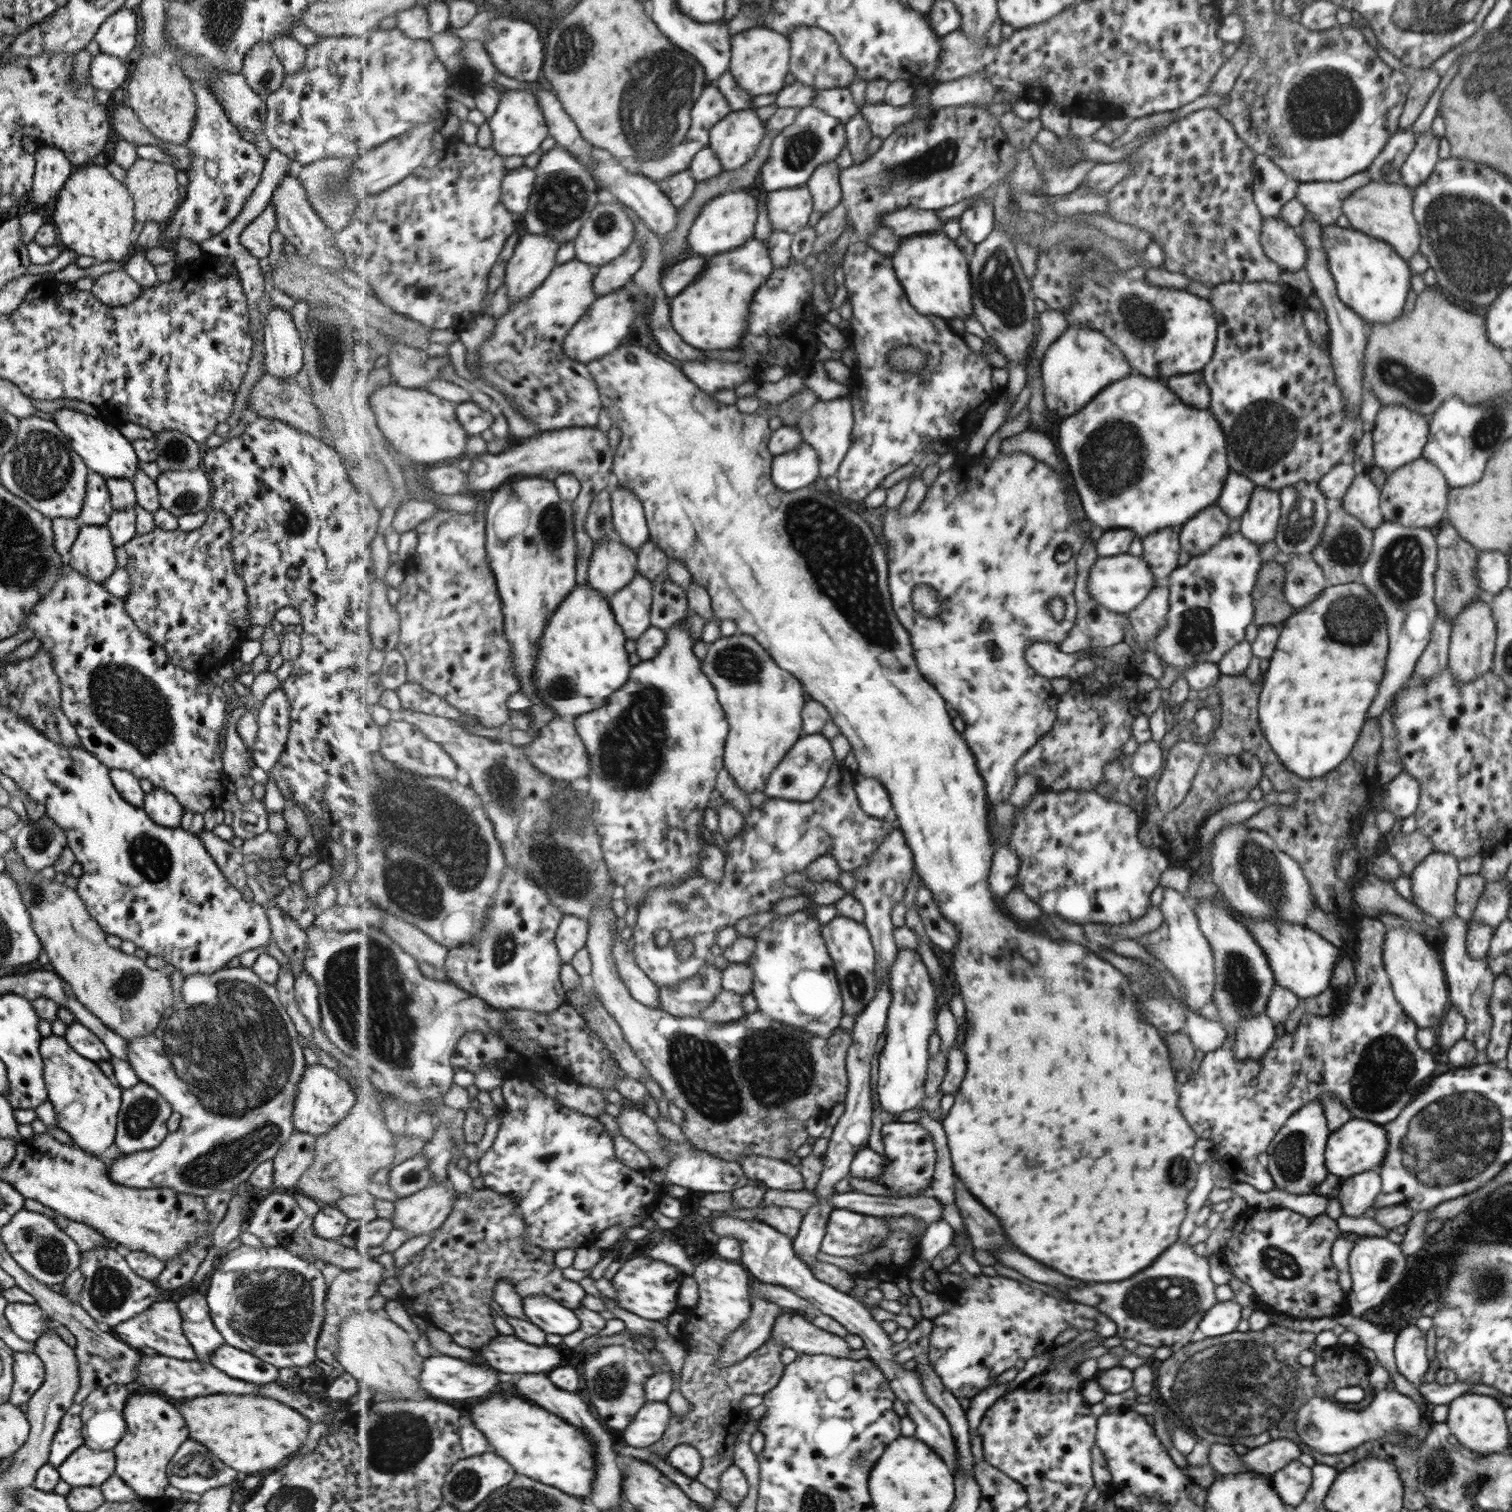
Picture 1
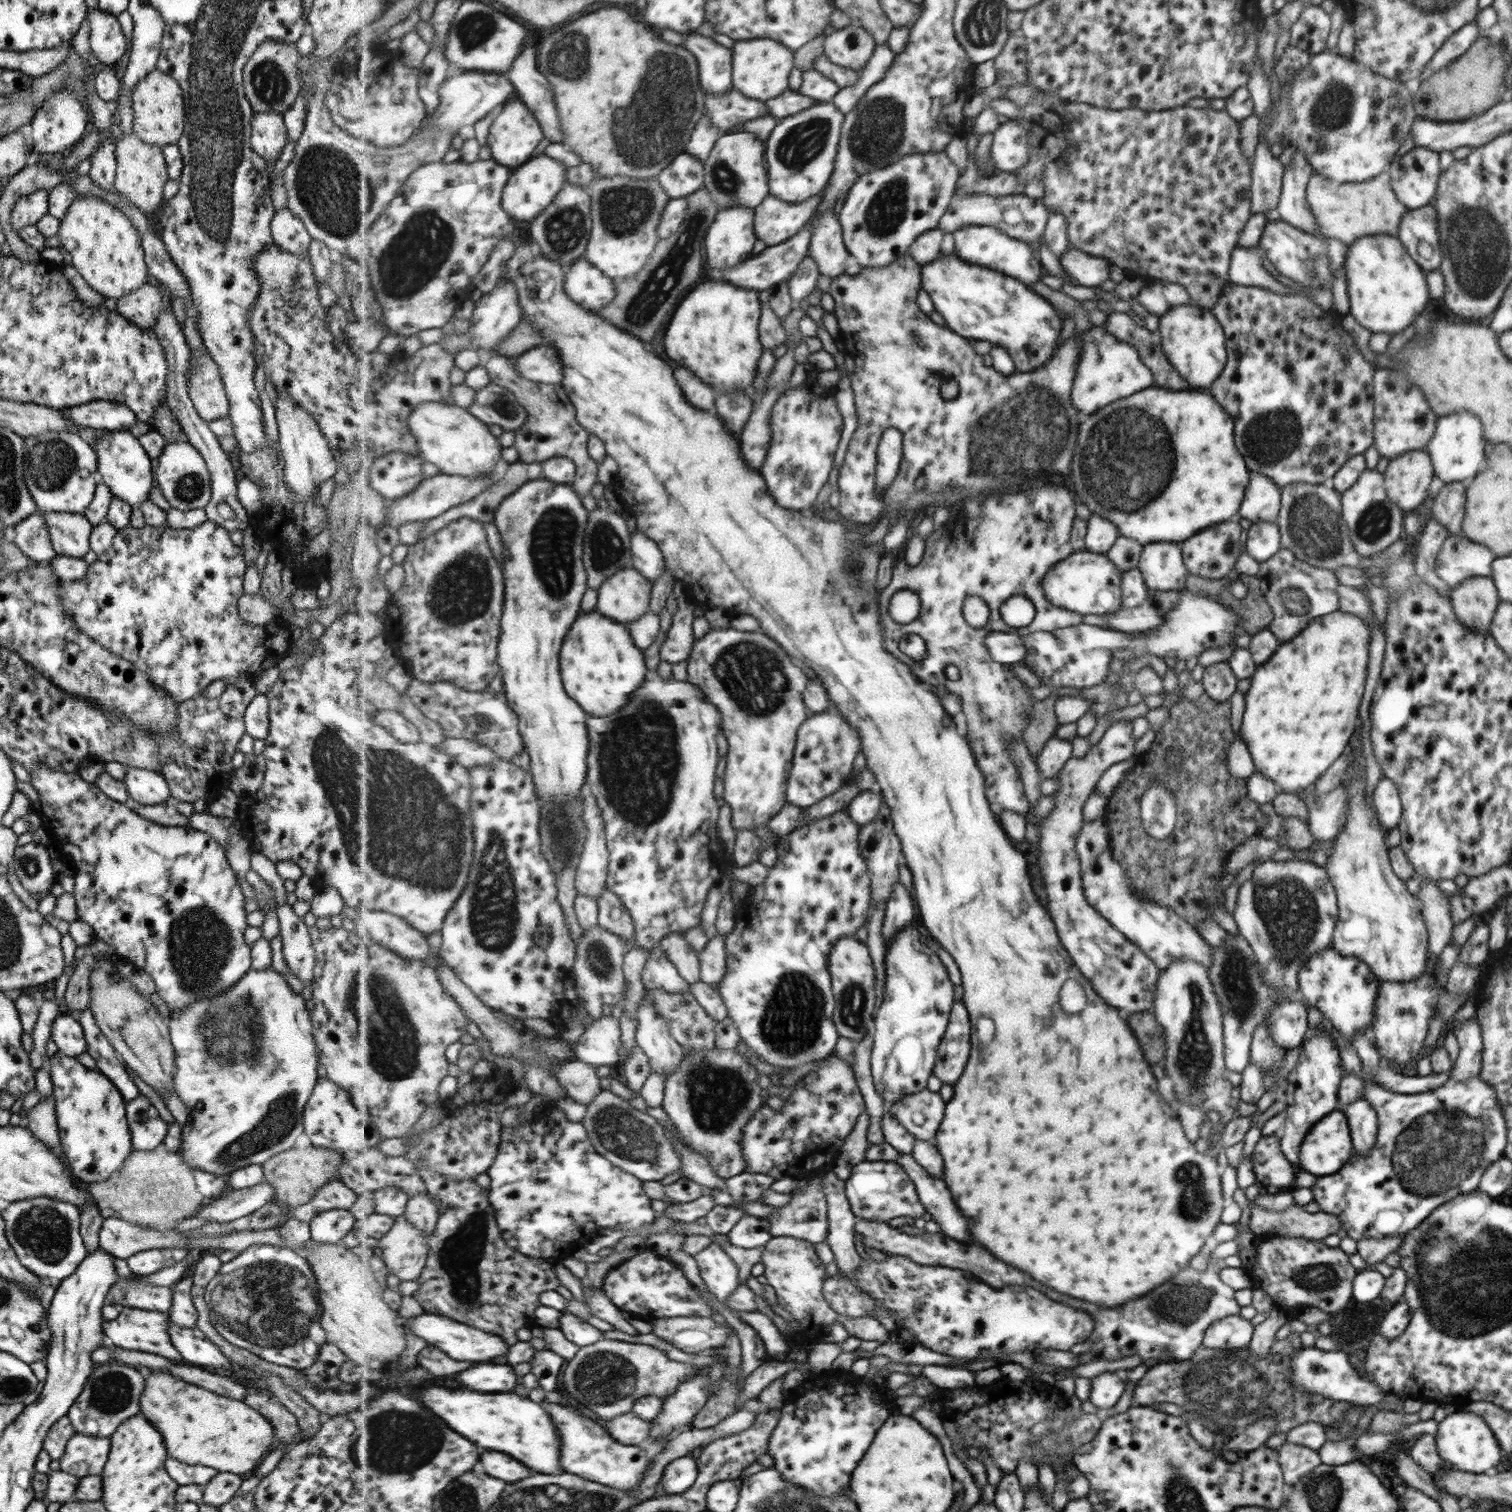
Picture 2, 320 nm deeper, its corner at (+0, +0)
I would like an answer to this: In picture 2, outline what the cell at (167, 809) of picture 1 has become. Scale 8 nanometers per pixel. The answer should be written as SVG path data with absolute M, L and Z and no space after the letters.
M126 767L122 783L128 798L139 804L151 806L171 801L168 784L153 770Z

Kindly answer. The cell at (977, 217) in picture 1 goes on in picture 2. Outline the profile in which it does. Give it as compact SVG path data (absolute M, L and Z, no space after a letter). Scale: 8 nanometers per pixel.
M970 224L957 229L954 232L954 237L955 253L971 264L983 265L1001 273L1006 273L1023 281L1024 285L1041 279L1041 274L1044 271L1035 255L1034 248L1022 240L1005 234L1000 228Z

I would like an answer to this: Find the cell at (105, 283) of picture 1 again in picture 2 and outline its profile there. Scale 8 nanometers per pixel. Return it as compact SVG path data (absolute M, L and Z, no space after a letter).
M144 282L129 294L117 298L115 311L138 328L154 328L164 300L162 290Z

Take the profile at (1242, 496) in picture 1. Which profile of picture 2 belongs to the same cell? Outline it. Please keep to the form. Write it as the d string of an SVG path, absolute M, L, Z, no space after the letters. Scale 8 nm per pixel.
M1253 474L1253 476L1255 478L1251 478L1249 483L1251 486L1246 487L1239 516L1252 523L1275 522L1281 508L1281 488L1263 475Z

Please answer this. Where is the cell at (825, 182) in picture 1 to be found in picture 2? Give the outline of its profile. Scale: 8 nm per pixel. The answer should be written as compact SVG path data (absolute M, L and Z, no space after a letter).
M832 210L822 212L814 221L810 246L810 255L819 265L821 274L833 279L845 274L849 254L842 222Z

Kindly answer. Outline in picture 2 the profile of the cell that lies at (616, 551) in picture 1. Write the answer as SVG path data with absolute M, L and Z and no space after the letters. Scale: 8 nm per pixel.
M632 565L608 578L598 589L596 610L629 625L650 611L653 589L654 583Z

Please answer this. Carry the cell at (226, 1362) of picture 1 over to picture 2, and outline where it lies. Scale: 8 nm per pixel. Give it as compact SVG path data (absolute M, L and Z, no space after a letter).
M167 1322L167 1331L171 1344L181 1354L185 1362L191 1362L195 1366L205 1366L206 1370L214 1371L217 1368L229 1370L234 1365L221 1354L215 1344L211 1343L196 1327L179 1328L171 1322Z

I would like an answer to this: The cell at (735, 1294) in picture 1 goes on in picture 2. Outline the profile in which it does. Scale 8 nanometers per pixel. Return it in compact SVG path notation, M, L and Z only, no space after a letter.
M711 1243L694 1257L708 1290L717 1295L719 1301L728 1305L729 1298L741 1286L739 1268L733 1258L716 1243Z

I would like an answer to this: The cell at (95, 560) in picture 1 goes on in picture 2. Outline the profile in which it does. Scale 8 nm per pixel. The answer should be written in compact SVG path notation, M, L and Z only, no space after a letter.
M39 513L42 513L51 546L57 555L81 559L89 551L88 536L92 526L82 514Z

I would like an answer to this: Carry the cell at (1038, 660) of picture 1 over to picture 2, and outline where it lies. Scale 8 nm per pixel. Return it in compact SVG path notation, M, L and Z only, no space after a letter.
M996 631L986 638L987 648L995 662L1013 664L1021 662L1025 656L1025 645L1019 635Z

